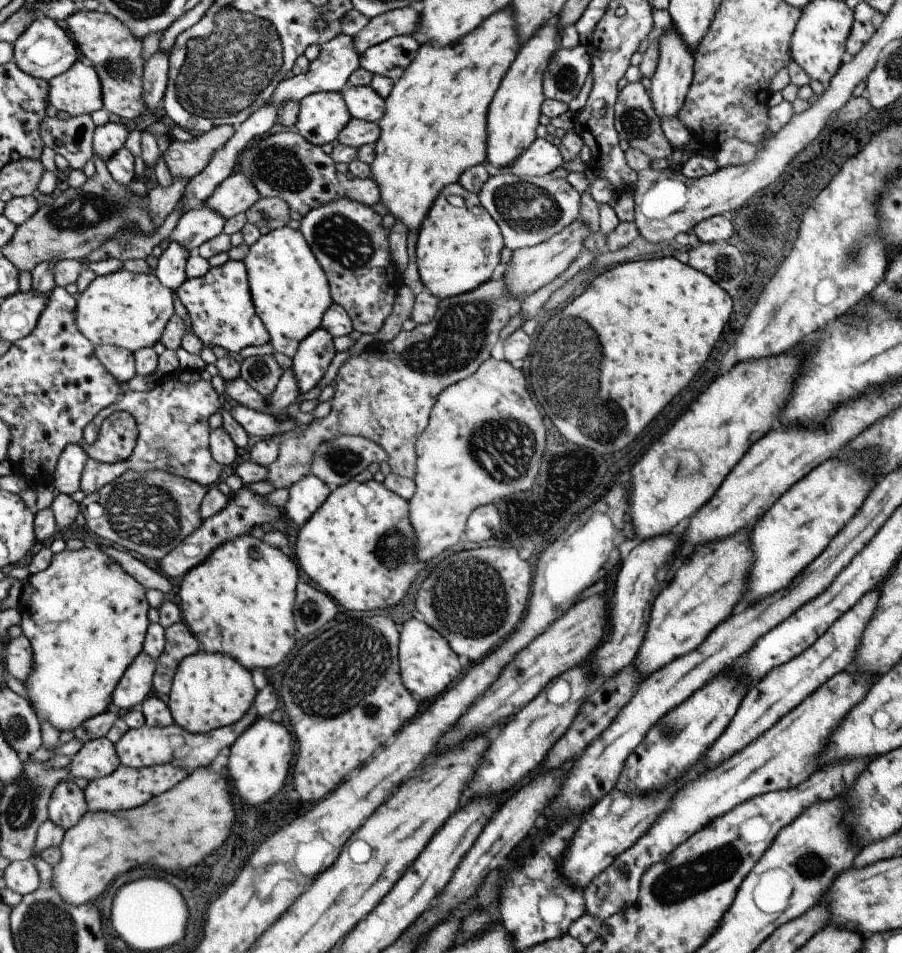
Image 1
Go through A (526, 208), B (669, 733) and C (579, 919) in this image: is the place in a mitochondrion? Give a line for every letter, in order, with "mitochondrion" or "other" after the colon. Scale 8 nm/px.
A: mitochondrion
B: mitochondrion
C: other

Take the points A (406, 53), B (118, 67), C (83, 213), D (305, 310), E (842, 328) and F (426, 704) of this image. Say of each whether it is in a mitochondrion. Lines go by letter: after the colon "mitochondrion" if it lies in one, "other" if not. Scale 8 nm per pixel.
A: other
B: mitochondrion
C: mitochondrion
D: other
E: other
F: other

